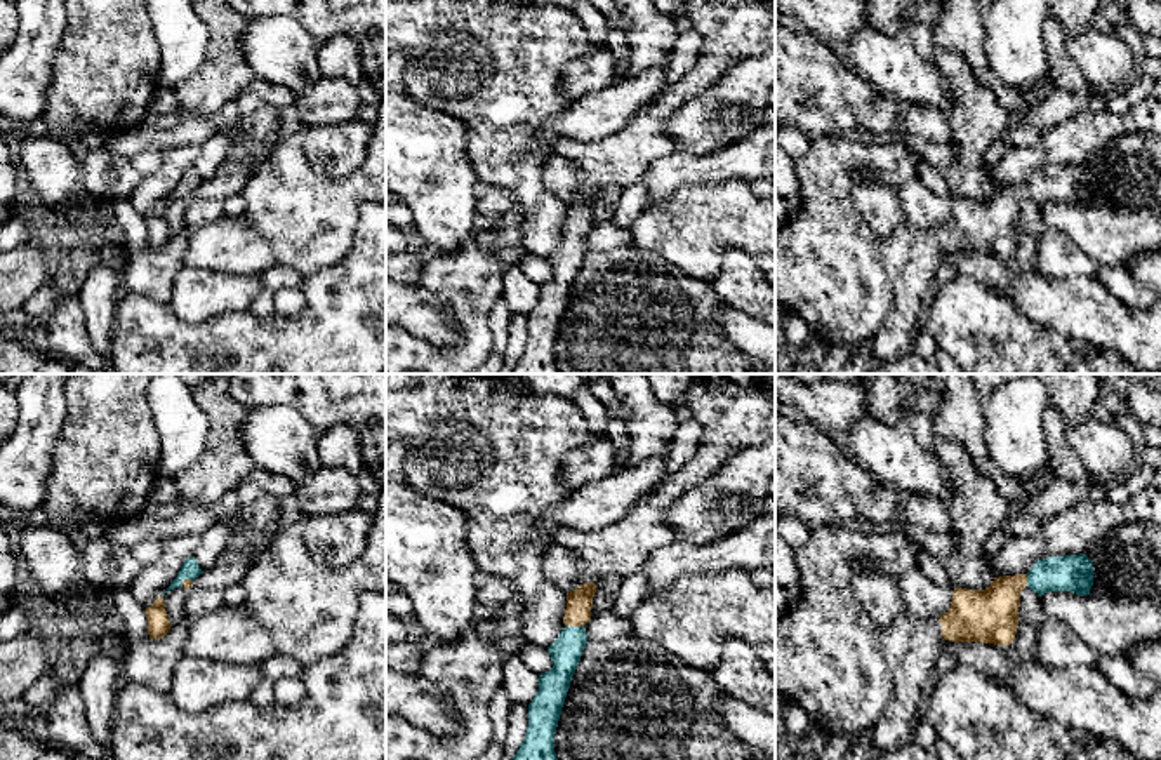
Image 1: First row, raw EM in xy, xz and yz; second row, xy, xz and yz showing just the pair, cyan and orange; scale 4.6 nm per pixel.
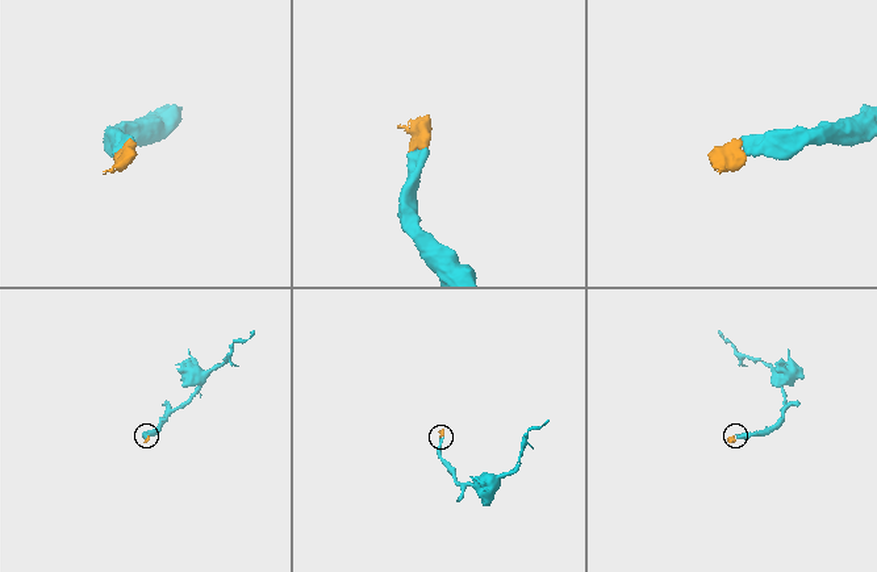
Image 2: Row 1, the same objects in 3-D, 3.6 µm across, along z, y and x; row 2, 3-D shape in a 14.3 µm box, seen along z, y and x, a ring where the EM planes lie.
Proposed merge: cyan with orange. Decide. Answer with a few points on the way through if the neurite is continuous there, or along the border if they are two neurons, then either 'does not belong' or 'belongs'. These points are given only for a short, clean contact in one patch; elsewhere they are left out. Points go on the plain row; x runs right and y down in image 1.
way xz (567, 260), (576, 237), (579, 213); belongs

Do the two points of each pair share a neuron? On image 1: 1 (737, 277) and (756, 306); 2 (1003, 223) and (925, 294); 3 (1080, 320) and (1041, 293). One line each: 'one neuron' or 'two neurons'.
1: one neuron
2: one neuron
3: one neuron

